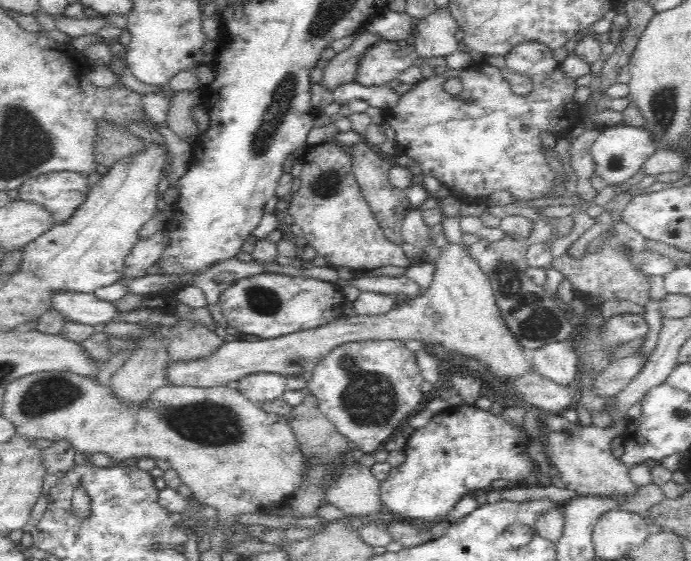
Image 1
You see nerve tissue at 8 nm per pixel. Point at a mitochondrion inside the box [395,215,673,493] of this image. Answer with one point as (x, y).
(526, 310)

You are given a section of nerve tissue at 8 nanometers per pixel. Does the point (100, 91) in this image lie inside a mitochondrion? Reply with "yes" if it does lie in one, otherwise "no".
no

